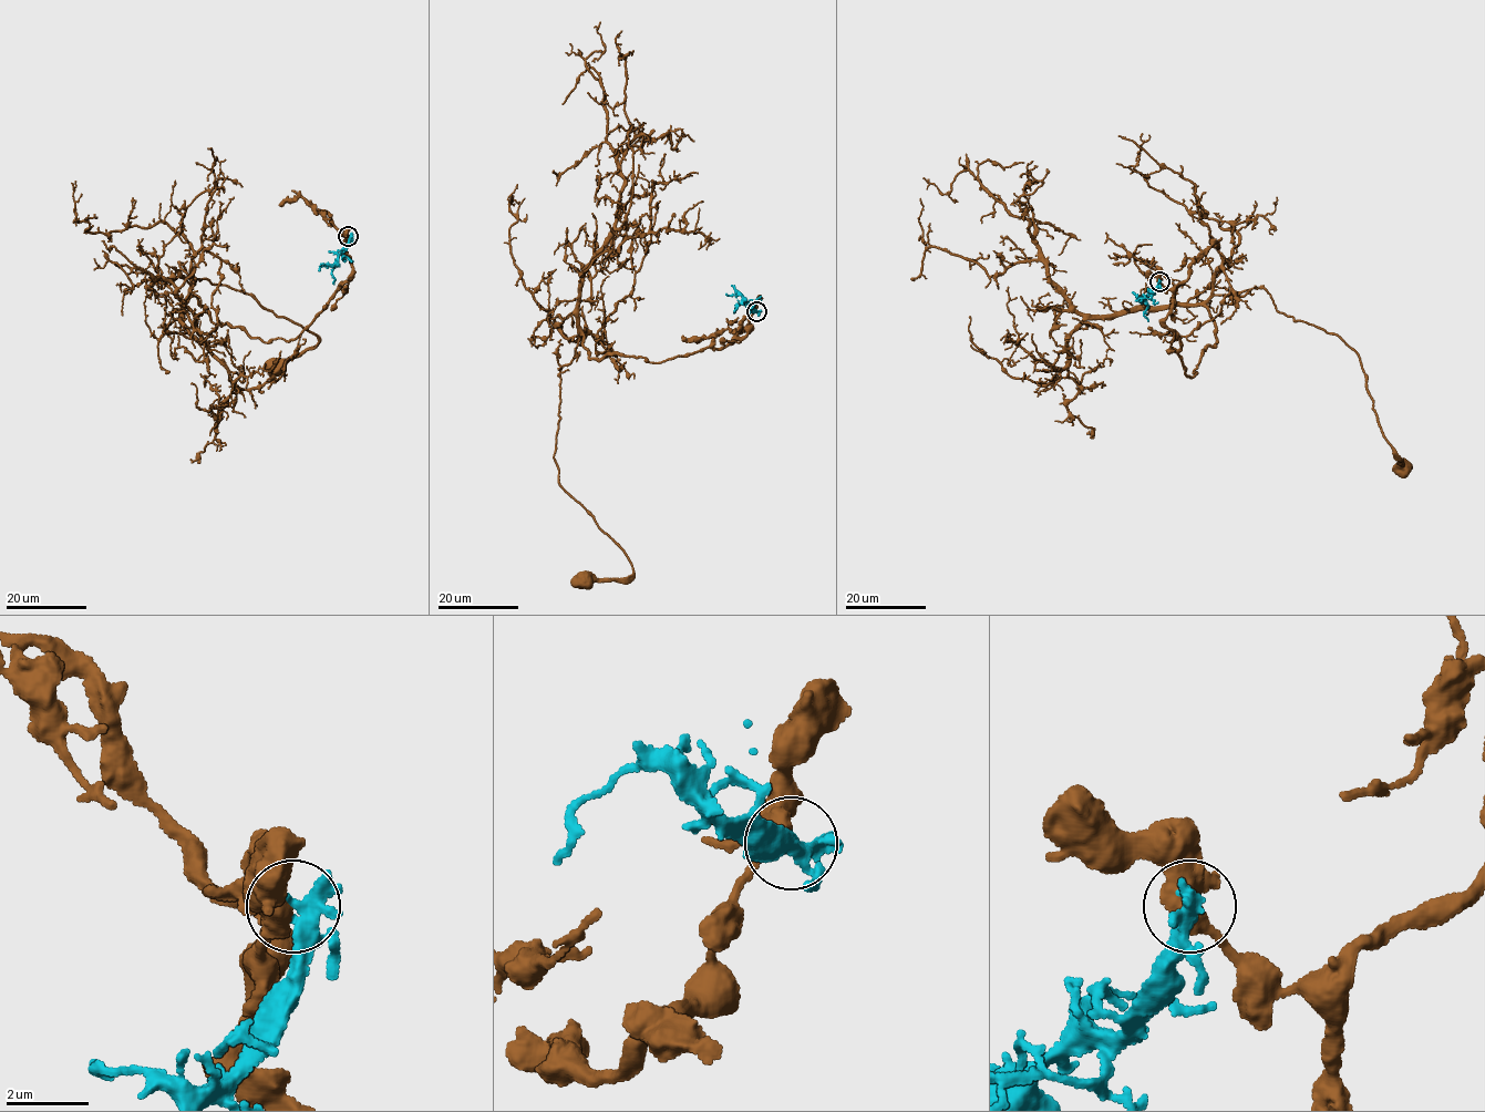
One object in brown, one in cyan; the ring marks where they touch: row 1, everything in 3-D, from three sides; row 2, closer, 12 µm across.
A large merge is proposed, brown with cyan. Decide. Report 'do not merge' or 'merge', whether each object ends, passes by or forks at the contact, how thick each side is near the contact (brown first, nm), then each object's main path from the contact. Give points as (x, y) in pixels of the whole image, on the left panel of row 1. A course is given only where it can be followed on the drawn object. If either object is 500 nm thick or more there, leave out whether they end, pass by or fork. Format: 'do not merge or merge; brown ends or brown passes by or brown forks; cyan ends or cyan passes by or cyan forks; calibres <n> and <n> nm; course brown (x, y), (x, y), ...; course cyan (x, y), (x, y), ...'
do not merge; calibres 550 and 280 nm; course brown (348, 236), (352, 276), (288, 340), (213, 322), (179, 266), (317, 337), (277, 368); course cyan (349, 236), (348, 247), (332, 270), (333, 284)

